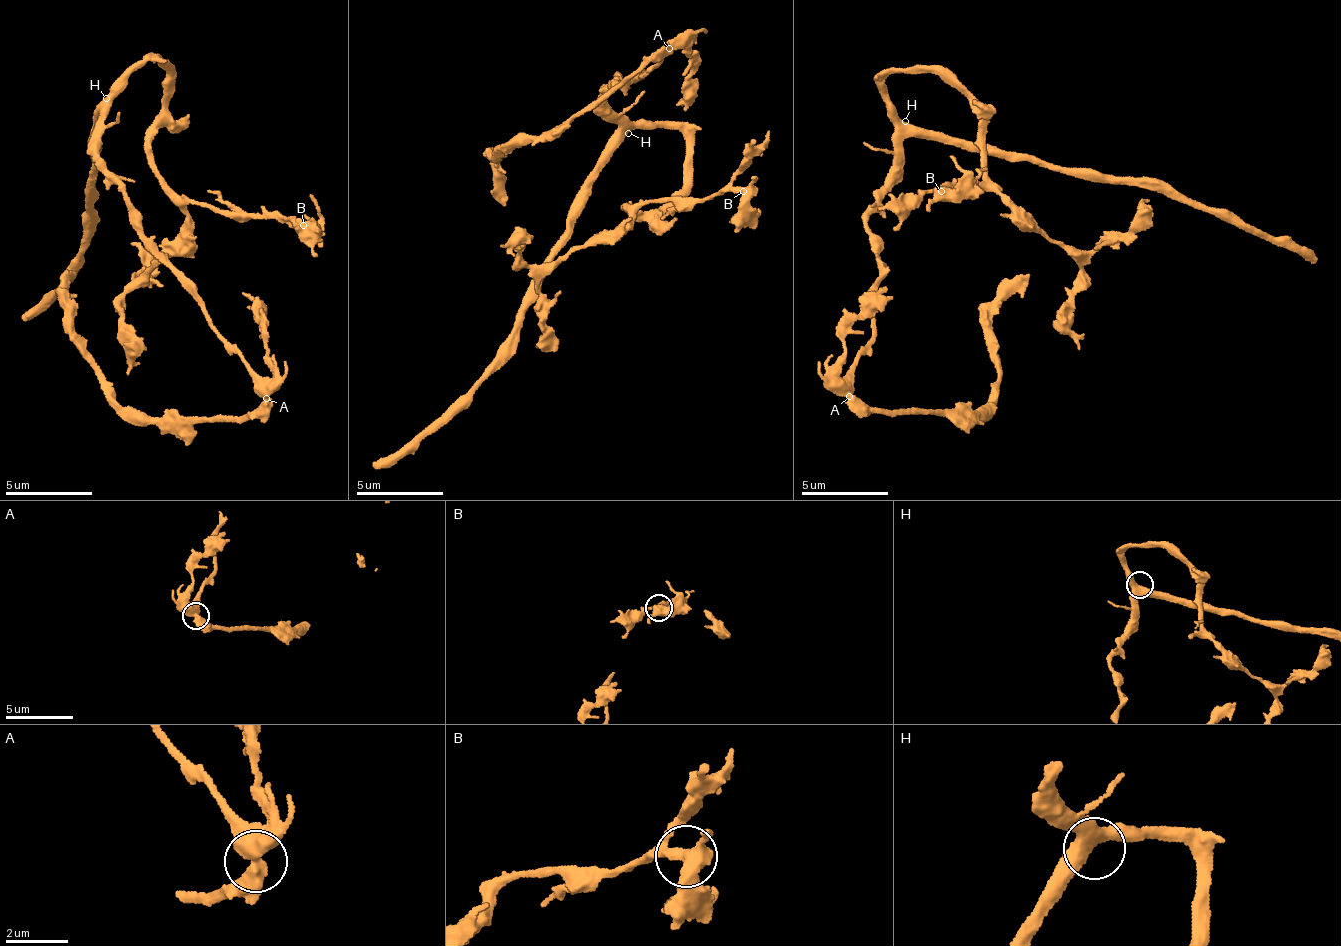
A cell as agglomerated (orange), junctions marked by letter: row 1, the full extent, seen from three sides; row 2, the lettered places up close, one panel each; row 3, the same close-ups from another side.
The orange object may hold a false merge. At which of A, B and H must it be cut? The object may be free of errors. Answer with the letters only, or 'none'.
A

